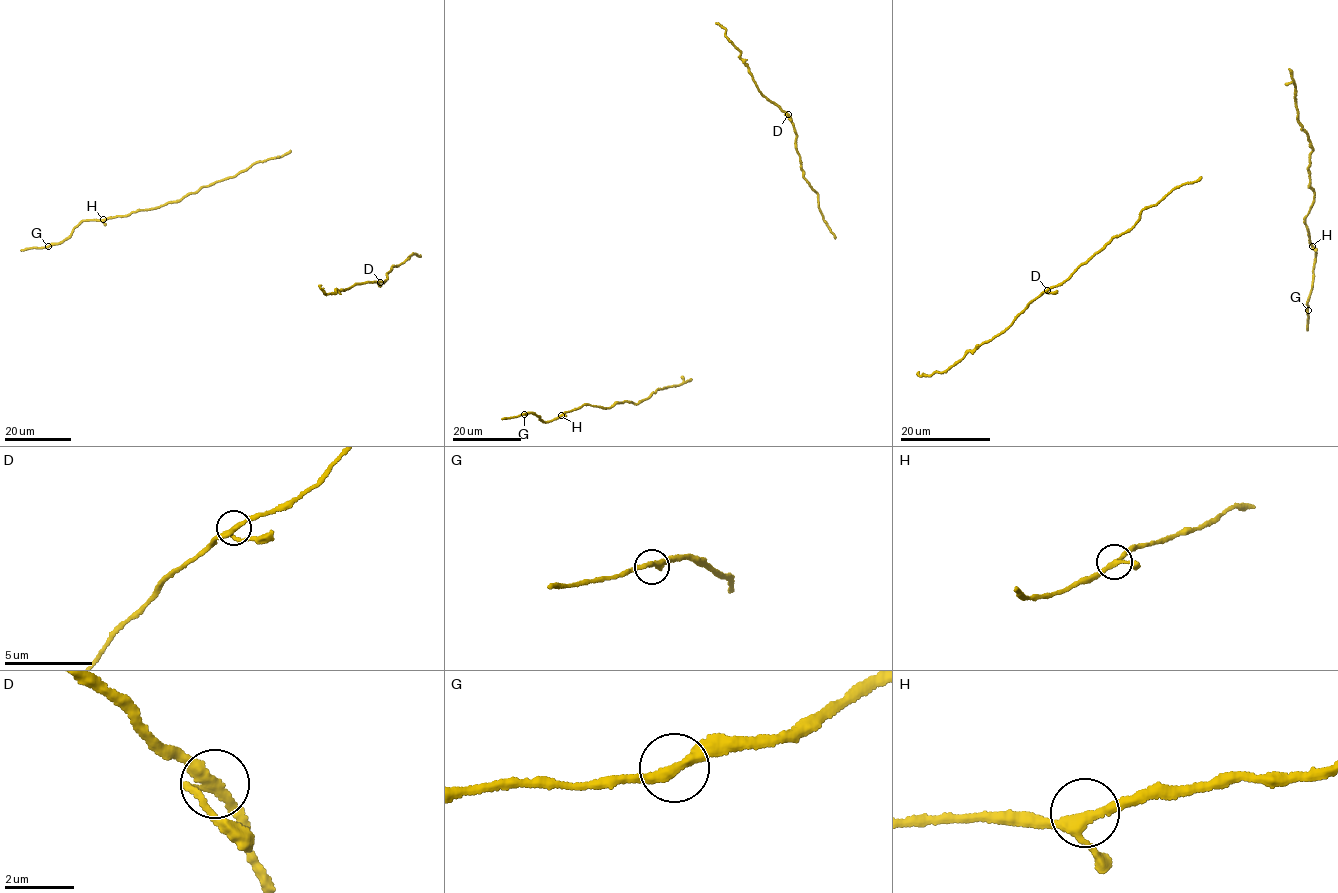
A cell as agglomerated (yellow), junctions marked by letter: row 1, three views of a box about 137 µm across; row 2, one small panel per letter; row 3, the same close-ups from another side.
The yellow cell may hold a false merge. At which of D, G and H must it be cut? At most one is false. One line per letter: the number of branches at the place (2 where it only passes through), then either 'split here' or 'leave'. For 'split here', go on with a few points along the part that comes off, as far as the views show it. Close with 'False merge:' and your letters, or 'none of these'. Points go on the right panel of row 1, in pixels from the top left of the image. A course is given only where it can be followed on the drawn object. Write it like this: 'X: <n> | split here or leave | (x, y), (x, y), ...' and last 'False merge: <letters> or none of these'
D: 3 | leave
G: 2 | leave
H: 3 | leave
False merge: none of these

